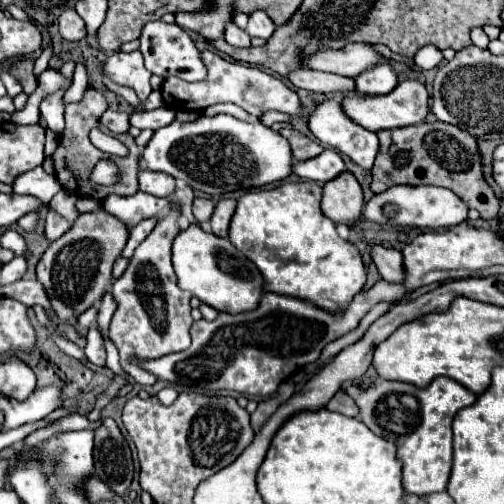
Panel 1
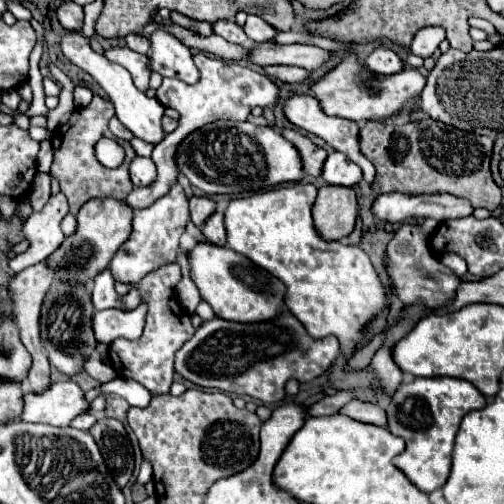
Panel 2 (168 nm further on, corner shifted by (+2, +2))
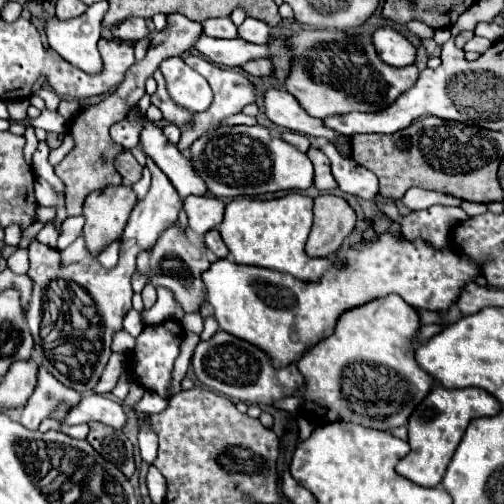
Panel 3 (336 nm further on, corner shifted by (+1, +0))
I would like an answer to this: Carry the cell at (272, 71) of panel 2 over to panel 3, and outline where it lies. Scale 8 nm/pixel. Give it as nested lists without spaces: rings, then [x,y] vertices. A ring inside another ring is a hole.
[[[252,60],[250,64],[244,64],[242,70],[250,76],[270,76],[274,72],[274,64],[272,60]]]

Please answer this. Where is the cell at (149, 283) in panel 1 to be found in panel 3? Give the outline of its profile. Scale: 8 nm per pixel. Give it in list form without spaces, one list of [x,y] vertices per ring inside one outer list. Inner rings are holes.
[[[166,320],[162,324],[148,324],[144,326],[142,334],[136,338],[136,348],[130,354],[130,376],[134,382],[142,384],[146,390],[160,394],[162,398],[168,398],[168,388],[172,382],[172,370],[174,360],[180,354],[180,342],[182,342],[184,330],[182,324],[176,320]]]

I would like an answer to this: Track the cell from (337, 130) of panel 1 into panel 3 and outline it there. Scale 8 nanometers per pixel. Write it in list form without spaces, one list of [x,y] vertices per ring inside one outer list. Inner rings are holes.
[[[274,88],[268,90],[264,96],[264,110],[274,124],[306,136],[324,136],[344,158],[350,158],[350,136],[344,136],[328,128],[320,118],[310,116],[302,106],[298,106],[298,100],[290,92]]]

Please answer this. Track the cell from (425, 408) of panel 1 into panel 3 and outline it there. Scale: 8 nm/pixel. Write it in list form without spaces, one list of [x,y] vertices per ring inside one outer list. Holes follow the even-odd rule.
[[[434,386],[428,396],[414,408],[408,418],[408,444],[410,452],[396,464],[396,472],[418,486],[434,488],[442,482],[444,472],[452,460],[452,454],[464,436],[470,420],[480,416],[492,416],[500,412],[498,400],[480,388],[442,388]]]

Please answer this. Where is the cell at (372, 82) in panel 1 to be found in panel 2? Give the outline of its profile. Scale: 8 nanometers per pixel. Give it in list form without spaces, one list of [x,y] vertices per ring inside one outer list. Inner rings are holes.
[[[385,46],[375,48],[375,50],[367,56],[365,66],[367,66],[371,72],[387,74],[387,76],[403,70],[403,62],[401,62],[401,58],[399,58],[393,50],[389,50],[389,48],[385,48]]]

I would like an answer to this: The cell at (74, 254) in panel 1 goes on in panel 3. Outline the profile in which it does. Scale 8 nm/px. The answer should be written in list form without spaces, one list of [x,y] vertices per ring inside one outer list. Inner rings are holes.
[[[110,186],[86,196],[84,240],[92,256],[98,256],[106,246],[122,238],[134,204],[136,196],[130,186]]]

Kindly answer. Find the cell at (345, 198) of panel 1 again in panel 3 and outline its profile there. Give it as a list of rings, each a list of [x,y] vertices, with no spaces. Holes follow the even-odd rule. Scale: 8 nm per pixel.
[[[320,194],[314,200],[314,226],[310,230],[306,252],[310,256],[332,256],[356,226],[356,212],[334,194]]]

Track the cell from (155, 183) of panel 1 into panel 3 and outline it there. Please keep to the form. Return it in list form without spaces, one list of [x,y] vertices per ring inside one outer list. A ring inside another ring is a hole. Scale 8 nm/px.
[[[124,150],[120,156],[116,156],[114,164],[116,164],[116,170],[124,178],[124,184],[132,186],[142,178],[142,166],[136,162],[136,158],[128,150]]]

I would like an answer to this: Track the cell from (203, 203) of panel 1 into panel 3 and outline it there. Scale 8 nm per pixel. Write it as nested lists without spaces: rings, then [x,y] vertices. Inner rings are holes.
[[[188,196],[184,210],[190,220],[190,228],[198,234],[206,234],[216,228],[224,216],[224,202],[214,196]]]

